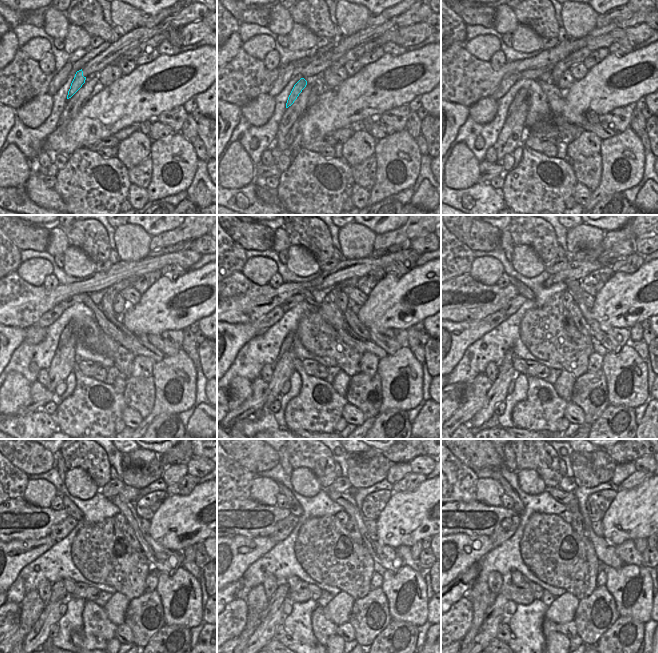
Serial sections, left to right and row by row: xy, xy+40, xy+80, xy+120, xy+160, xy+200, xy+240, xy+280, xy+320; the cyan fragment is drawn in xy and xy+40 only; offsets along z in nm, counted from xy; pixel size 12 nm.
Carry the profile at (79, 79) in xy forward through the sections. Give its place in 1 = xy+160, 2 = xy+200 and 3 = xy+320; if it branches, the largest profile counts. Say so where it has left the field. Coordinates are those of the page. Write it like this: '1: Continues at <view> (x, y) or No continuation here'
1: Continues at xy+160 (287, 343)
2: Continues at xy+200 (507, 362)
3: Continues at xy+320 (498, 608)

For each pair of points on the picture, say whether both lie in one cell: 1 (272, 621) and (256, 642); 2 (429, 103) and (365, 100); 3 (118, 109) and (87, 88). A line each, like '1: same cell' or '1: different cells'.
1: same cell
2: different cells
3: different cells

